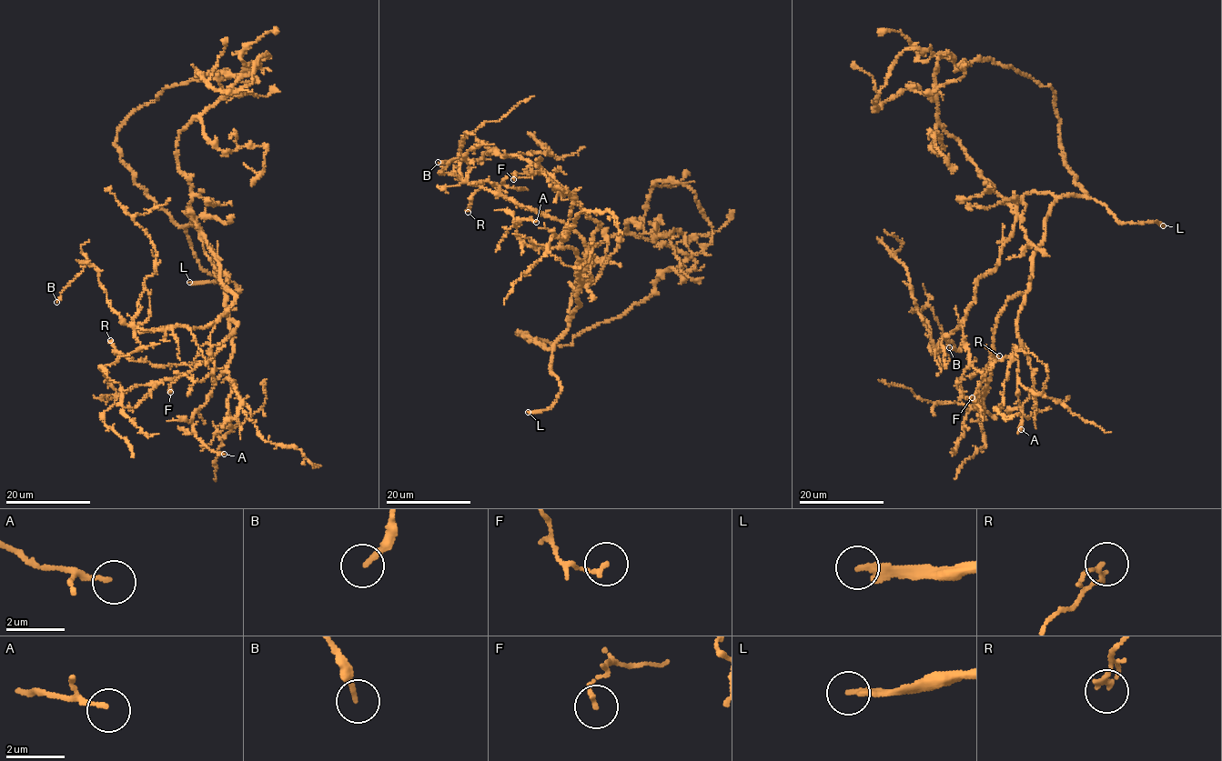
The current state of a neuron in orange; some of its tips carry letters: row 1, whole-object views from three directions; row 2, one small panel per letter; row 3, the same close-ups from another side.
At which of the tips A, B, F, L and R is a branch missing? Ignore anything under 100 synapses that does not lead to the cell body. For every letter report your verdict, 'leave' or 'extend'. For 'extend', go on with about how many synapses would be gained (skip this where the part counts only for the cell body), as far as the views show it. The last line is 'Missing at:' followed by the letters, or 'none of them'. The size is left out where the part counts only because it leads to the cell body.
A: leave
B: leave
F: leave
L: extend
R: leave
Missing at: L

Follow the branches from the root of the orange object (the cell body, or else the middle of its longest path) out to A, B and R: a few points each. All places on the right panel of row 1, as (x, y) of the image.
A: (1034, 191), (1056, 199), (1017, 318), (1035, 383), (1021, 407), (1021, 429)
B: (1034, 191), (1017, 204), (1000, 263), (976, 281), (968, 310), (937, 355), (920, 309), (933, 310), (949, 347)
R: (1034, 191), (1056, 199), (1033, 255), (1030, 287), (1006, 302), (994, 325), (991, 362), (969, 376), (999, 355)

